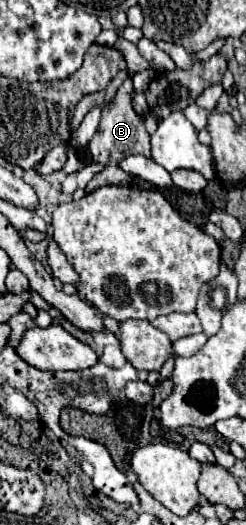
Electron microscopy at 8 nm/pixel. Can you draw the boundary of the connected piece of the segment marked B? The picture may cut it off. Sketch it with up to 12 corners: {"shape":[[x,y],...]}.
{"shape":[[124,81],[102,107],[88,147],[106,163],[86,193],[114,181],[118,159],[150,157],[150,135],[132,109],[132,83]]}

